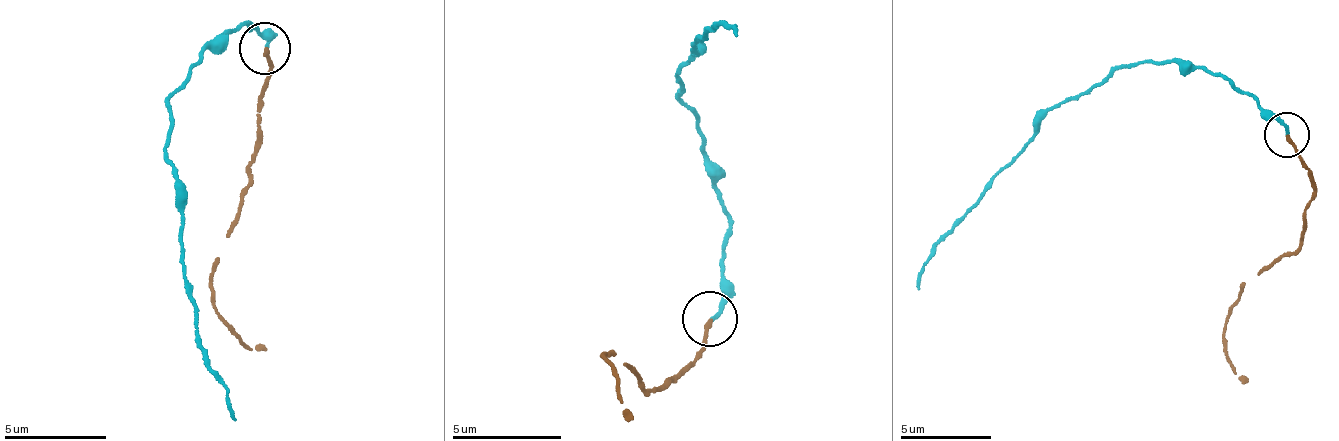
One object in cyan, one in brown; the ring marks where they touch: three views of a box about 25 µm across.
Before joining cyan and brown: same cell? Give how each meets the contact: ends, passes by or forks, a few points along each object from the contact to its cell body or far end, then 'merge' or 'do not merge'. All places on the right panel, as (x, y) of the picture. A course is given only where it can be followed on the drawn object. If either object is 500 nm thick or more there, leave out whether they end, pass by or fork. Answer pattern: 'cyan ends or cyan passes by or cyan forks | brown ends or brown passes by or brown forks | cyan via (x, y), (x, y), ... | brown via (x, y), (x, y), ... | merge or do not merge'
cyan ends | brown ends | cyan via (1286, 133), (1276, 117), (1225, 76), (1164, 60), (1120, 64), (1042, 120), (1009, 165), (934, 247), (915, 288) | brown via (1286, 133), (1314, 185), (1306, 233), (1245, 282), (1238, 299), (1223, 348), (1248, 380) | merge

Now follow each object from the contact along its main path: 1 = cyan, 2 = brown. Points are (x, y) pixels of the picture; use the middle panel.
1: (709, 316), (720, 298), (727, 220), (706, 144), (679, 75), (696, 53), (690, 46), (722, 24), (736, 31)
2: (709, 316), (678, 375), (660, 393), (615, 354), (602, 355), (613, 372), (627, 421)

